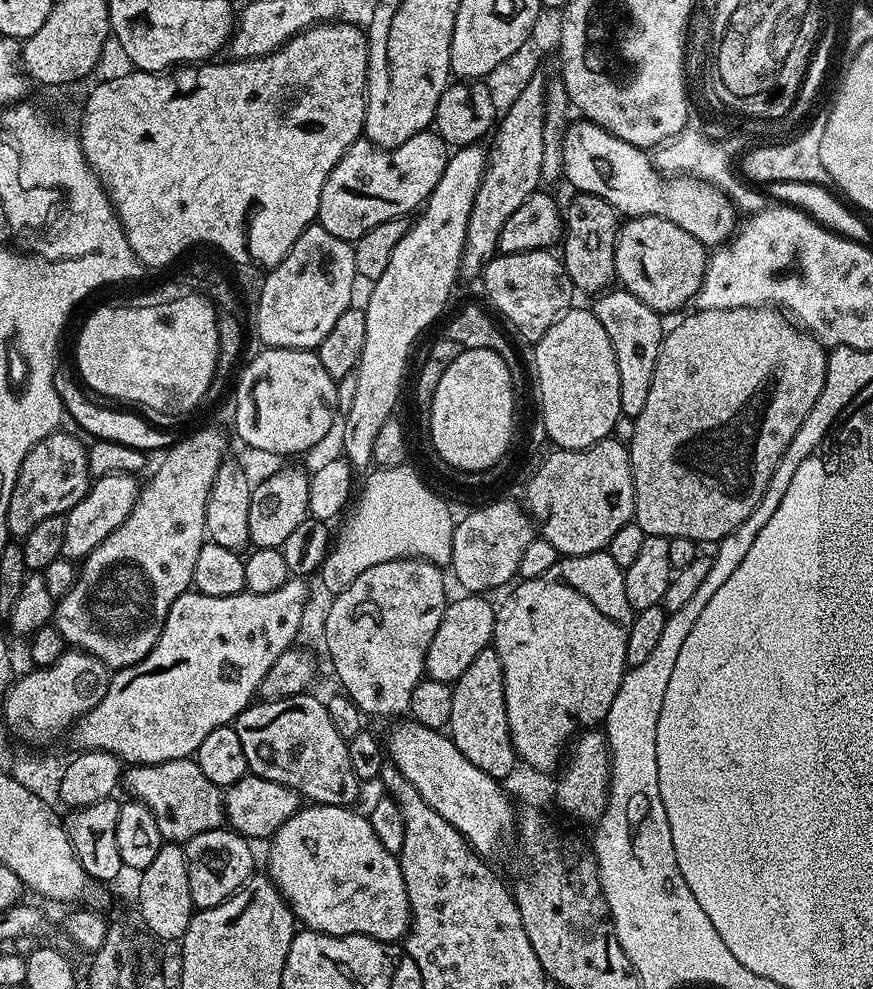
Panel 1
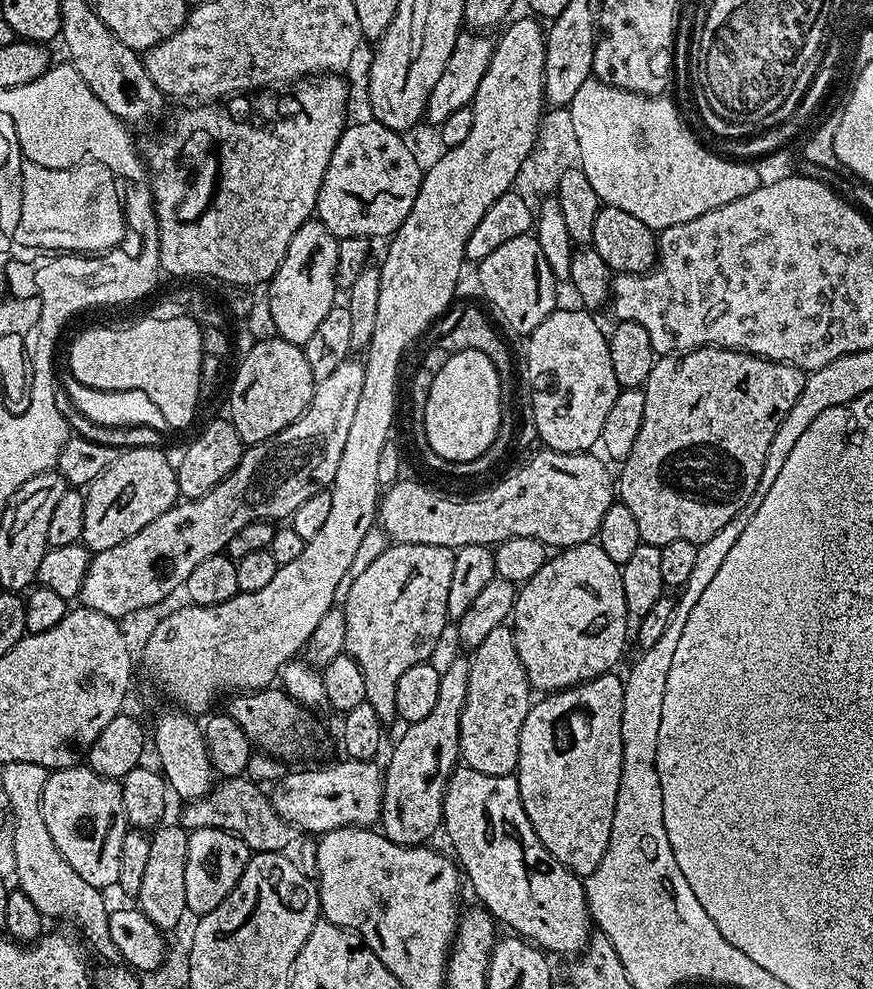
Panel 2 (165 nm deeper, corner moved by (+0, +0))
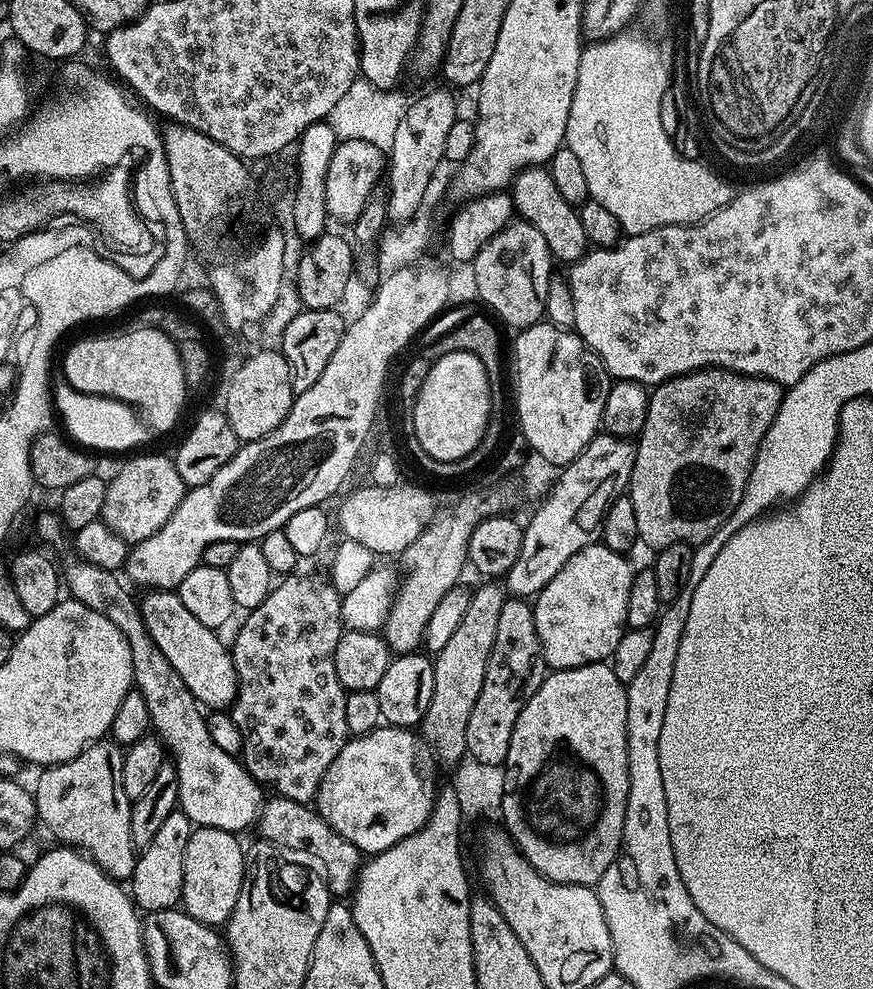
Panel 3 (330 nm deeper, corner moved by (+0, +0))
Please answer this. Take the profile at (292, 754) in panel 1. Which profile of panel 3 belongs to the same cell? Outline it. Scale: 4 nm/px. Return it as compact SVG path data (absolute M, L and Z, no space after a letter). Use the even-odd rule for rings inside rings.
M148 590L143 593L144 597L139 597L138 605L142 622L146 626L146 630L150 634L150 638L154 640L154 646L158 646L158 650L162 652L166 662L170 662L170 666L174 666L174 670L178 670L178 678L182 678L182 682L186 682L186 690L190 690L190 694L196 699L197 704L208 710L228 710L236 701L236 671L234 670L234 662L232 661L232 653L229 645L219 640L217 629L210 626L202 626L202 622L198 622L198 618L194 618L194 614L190 614L190 610L186 610L179 591L176 590Z

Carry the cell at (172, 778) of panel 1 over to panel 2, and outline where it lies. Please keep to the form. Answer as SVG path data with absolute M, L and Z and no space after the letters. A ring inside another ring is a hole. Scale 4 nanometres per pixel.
M229 776L213 783L212 787L202 796L189 799L184 813L178 817L183 827L213 828L226 830L238 837L253 853L283 852L290 862L301 866L312 866L316 863L317 841L309 833L303 832L295 824L286 822L277 814L272 805L269 793L264 792L259 783L244 776Z

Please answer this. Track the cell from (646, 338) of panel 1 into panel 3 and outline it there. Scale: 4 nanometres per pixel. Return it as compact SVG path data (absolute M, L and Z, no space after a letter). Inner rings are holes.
M547 167L521 169L511 178L510 195L515 215L534 226L538 234L546 238L546 246L553 261L560 263L561 260L564 266L571 266L589 251L590 245L586 238L586 230L582 230L579 211L570 202L566 202L562 194L558 194L558 186L554 186L554 178L550 178Z

